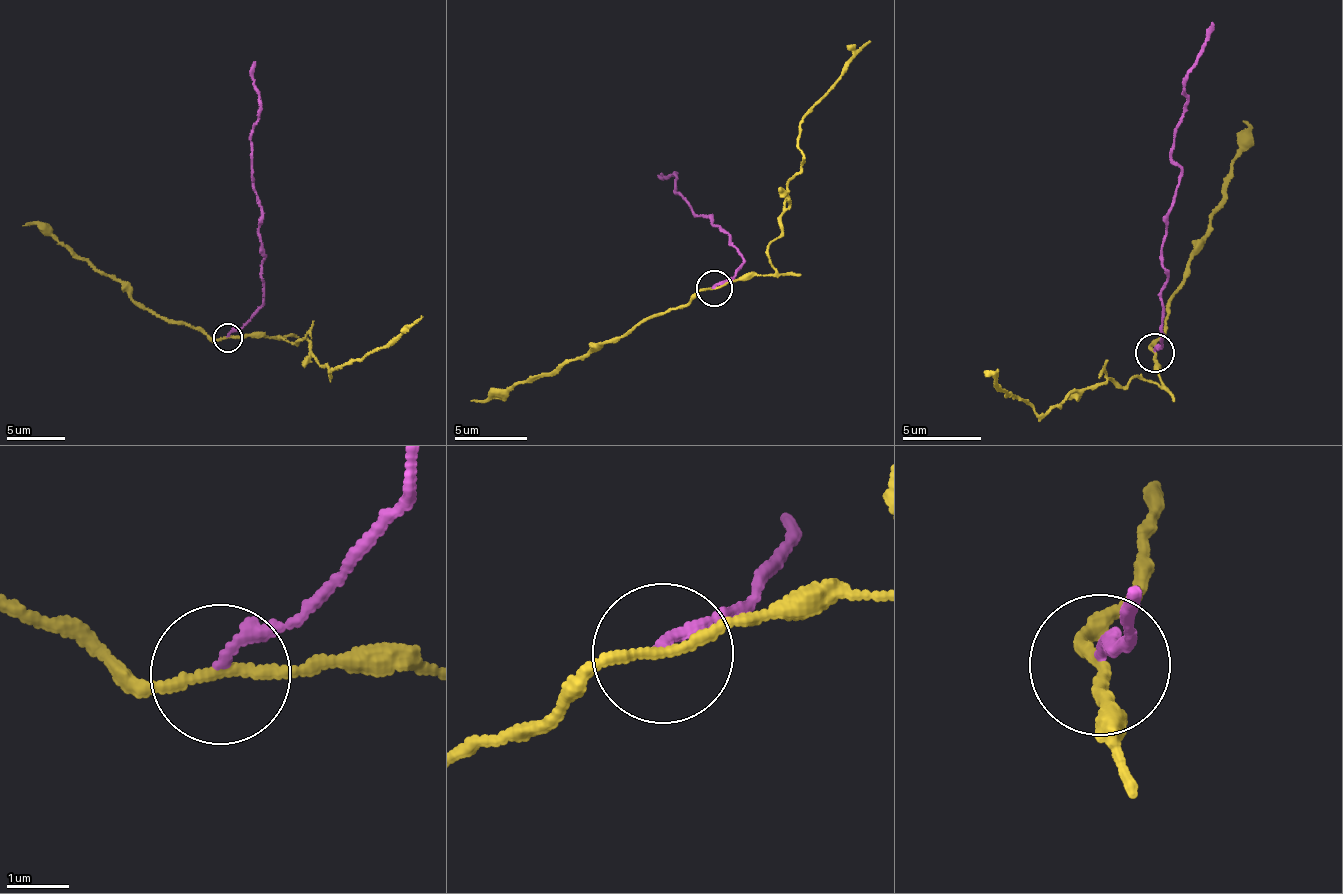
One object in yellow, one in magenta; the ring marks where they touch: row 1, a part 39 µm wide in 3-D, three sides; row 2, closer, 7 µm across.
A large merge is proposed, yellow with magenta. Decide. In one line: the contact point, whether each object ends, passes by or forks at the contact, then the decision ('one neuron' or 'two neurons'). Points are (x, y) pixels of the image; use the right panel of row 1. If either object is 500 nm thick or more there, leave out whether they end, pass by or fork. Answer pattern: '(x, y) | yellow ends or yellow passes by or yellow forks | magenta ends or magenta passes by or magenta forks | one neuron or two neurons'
(1154, 353) | yellow passes by | magenta ends | two neurons

